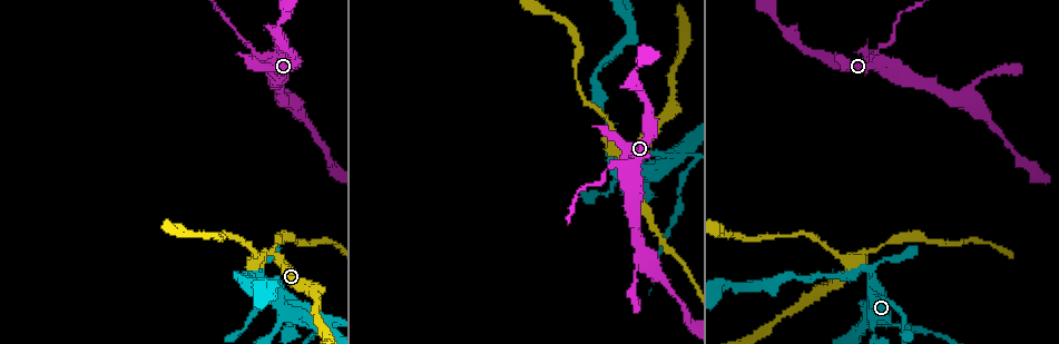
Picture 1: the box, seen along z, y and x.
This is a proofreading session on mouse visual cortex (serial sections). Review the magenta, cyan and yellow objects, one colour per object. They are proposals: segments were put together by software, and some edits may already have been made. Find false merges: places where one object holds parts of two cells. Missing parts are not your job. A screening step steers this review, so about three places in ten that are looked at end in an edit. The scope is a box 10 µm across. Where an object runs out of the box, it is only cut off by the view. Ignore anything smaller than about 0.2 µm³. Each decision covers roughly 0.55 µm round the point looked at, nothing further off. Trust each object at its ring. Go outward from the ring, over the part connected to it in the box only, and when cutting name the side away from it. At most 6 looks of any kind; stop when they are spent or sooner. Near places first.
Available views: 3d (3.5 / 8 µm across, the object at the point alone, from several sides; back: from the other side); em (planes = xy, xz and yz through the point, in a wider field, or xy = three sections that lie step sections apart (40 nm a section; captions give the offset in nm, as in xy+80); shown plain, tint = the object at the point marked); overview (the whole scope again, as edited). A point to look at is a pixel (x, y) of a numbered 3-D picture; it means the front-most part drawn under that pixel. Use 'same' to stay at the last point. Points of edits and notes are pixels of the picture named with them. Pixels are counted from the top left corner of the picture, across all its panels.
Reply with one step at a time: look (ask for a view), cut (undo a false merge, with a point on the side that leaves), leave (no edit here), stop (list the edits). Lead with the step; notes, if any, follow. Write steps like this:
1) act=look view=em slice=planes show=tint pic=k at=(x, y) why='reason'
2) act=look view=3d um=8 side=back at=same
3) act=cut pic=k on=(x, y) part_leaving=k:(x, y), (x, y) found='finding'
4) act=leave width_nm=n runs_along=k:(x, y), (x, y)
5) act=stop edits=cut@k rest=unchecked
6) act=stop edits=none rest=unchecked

act=look view=3d um=3.5 pic=1 at=(678, 151) why='narrows sharply'

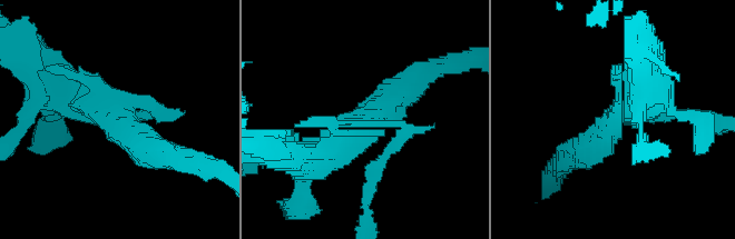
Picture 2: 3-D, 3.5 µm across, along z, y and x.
act=look view=em slice=xy step=2 show=tint pic=2 at=(116, 114) arms=3 arm_widths_nm=100,150,400

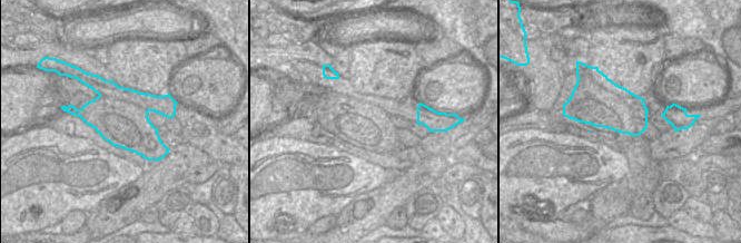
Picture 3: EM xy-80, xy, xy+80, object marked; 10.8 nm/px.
act=cut pic=2 on=(173, 113) found='two cells meet here'

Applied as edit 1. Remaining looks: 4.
act=look view=overview why='see it whole again'

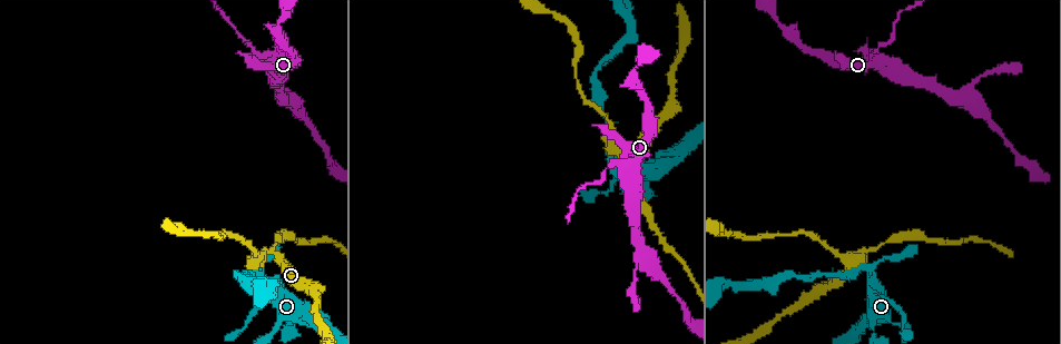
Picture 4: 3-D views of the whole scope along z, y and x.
act=look view=3d um=3.5 pic=4 at=(611, 156) why='thin neck'

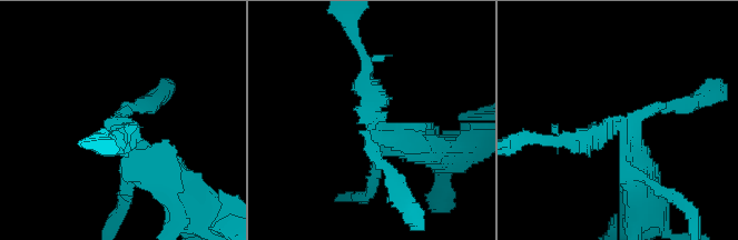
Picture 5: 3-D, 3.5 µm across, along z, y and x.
act=look view=em slice=xy step=3 show=tint pic=5 at=(624, 125)

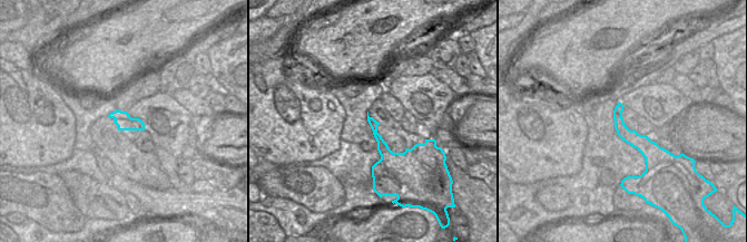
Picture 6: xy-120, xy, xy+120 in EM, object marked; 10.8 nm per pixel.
act=cut pic=5 on=(376, 88) part_leaving=5:(370, 127), (366, 58), (350, 30) found='a second cell is stuck on'

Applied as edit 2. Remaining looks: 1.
act=stop edits=cut@2,cut@5 rest=unchecked

